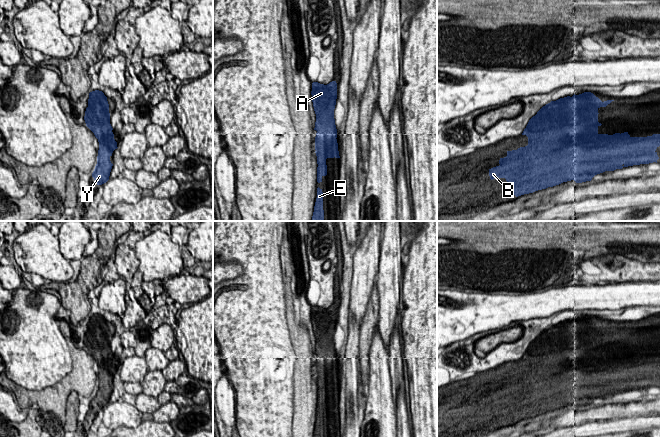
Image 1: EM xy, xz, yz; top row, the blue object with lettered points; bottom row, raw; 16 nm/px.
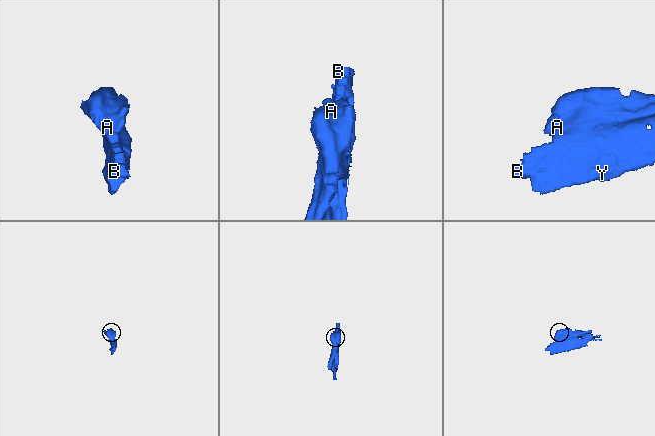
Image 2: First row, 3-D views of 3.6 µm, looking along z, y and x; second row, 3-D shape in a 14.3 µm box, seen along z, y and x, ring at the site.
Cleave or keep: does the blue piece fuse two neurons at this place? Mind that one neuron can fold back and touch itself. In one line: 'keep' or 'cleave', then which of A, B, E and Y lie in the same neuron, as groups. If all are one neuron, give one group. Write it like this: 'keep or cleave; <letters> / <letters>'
keep; A B E Y

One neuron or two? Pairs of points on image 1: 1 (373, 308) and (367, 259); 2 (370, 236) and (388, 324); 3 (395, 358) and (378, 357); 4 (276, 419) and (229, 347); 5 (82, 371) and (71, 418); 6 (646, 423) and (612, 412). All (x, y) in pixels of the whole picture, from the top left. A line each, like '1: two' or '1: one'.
1: two
2: two
3: two
4: one
5: two
6: two

